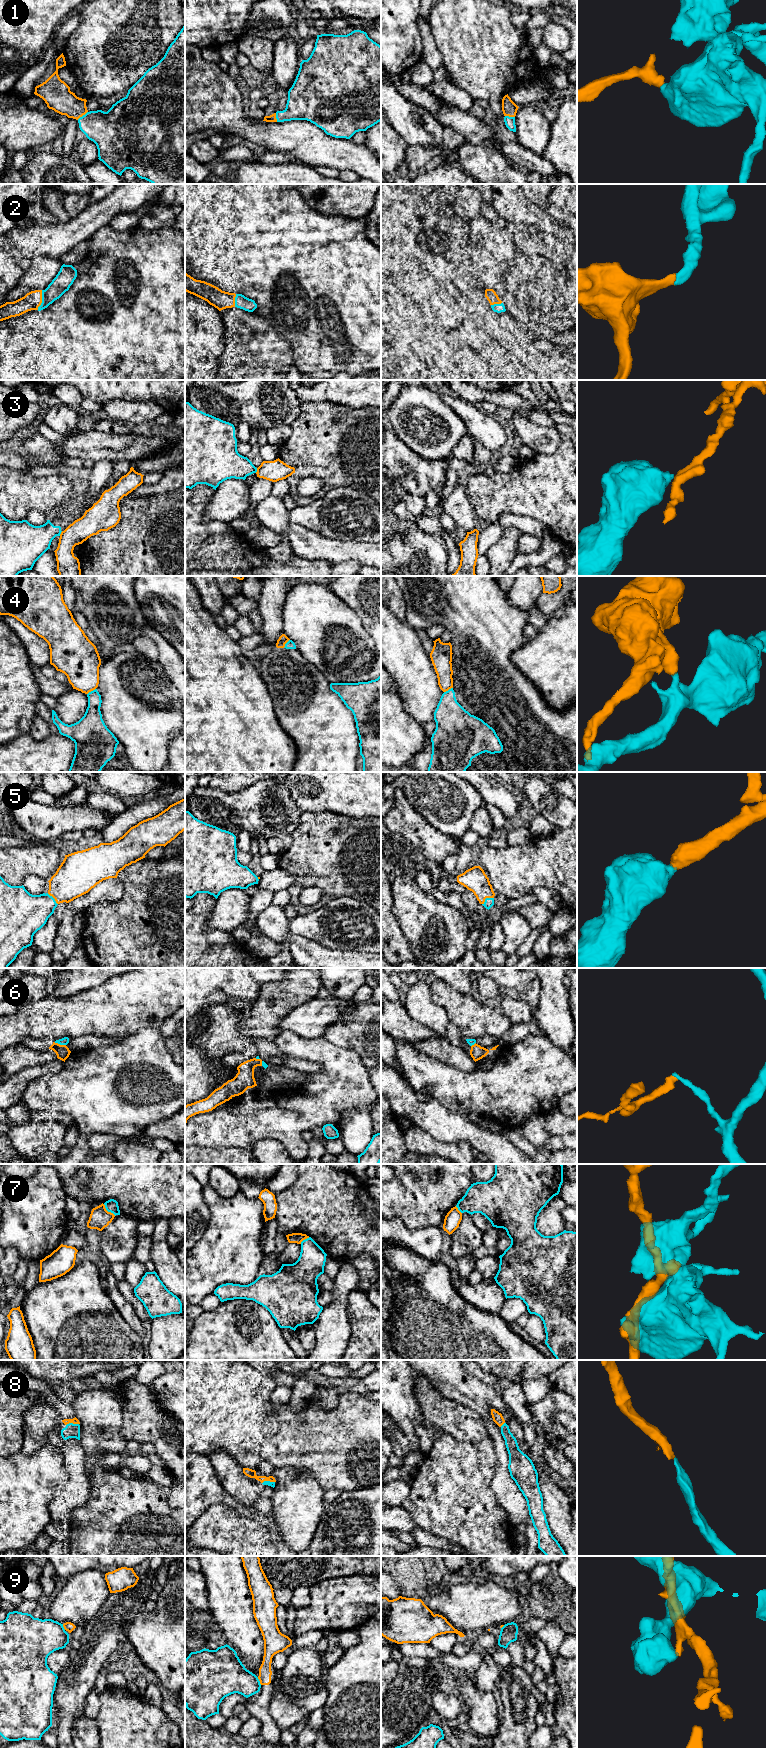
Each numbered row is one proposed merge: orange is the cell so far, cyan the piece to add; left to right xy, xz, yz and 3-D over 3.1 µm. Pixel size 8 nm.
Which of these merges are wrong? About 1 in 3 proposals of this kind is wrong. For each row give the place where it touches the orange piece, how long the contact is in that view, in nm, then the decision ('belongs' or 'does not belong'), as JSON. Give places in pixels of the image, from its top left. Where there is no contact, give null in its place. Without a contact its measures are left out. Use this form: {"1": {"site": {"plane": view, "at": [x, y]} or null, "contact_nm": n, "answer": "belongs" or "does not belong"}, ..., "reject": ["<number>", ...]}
{"1": {"site": {"plane": "xy", "at": [82, 115]}, "contact_nm": 110, "answer": "belongs"}, "2": {"site": {"plane": "xy", "at": [41, 300]}, "contact_nm": 170, "answer": "belongs"}, "3": {"site": {"plane": "xy", "at": [61, 533]}, "contact_nm": 50, "answer": "does not belong"}, "4": {"site": {"plane": "xy", "at": [91, 690]}, "contact_nm": 90, "answer": "does not belong"}, "5": {"site": {"plane": "yz", "at": [486, 897]}, "contact_nm": 110, "answer": "belongs"}, "6": {"site": {"plane": "xy", "at": [60, 1045]}, "contact_nm": 100, "answer": "does not belong"}, "7": {"site": {"plane": "xy", "at": [107, 1211]}, "contact_nm": 140, "answer": "does not belong"}, "8": {"site": {"plane": "xy", "at": [72, 1422]}, "contact_nm": 110, "answer": "belongs"}, "9": {"site": {"plane": "xz", "at": [259, 1680]}, "contact_nm": 70, "answer": "does not belong"}, "reject": ["3", "4", "6", "7", "9"]}

